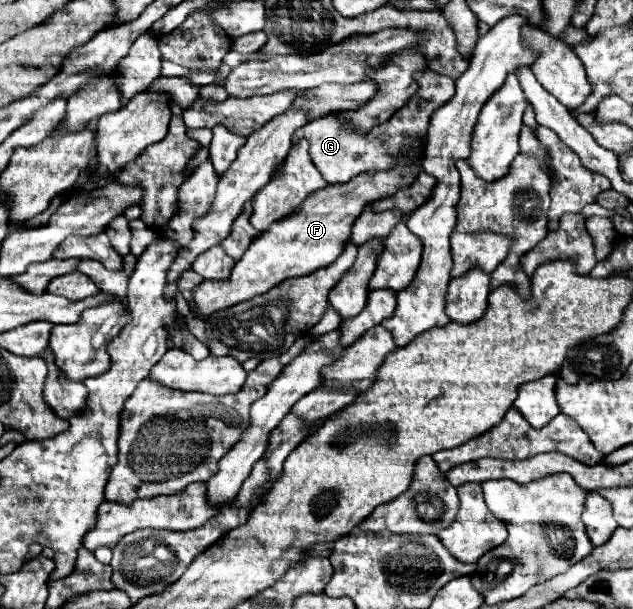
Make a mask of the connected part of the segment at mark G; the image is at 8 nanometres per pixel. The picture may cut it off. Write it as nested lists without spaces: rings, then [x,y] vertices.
[[[424,69],[424,71],[416,73],[414,81],[418,83],[416,95],[398,113],[394,113],[394,117],[390,121],[382,123],[380,127],[374,127],[370,133],[360,135],[354,129],[354,125],[342,123],[334,115],[326,115],[318,121],[306,123],[294,135],[294,143],[298,143],[300,139],[310,141],[310,159],[316,165],[316,169],[322,173],[322,177],[328,181],[328,185],[346,183],[352,177],[356,177],[360,173],[366,173],[366,171],[390,169],[390,165],[394,165],[394,157],[406,153],[414,139],[424,139],[426,137],[430,115],[440,105],[444,105],[454,95],[454,89],[456,89],[454,79],[438,75],[430,69]]]

